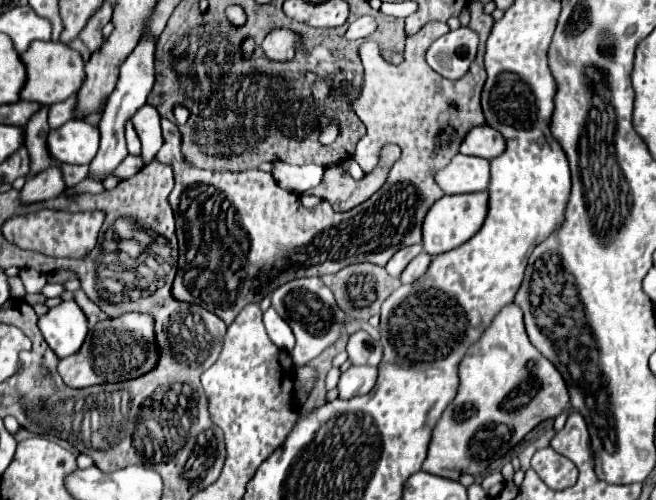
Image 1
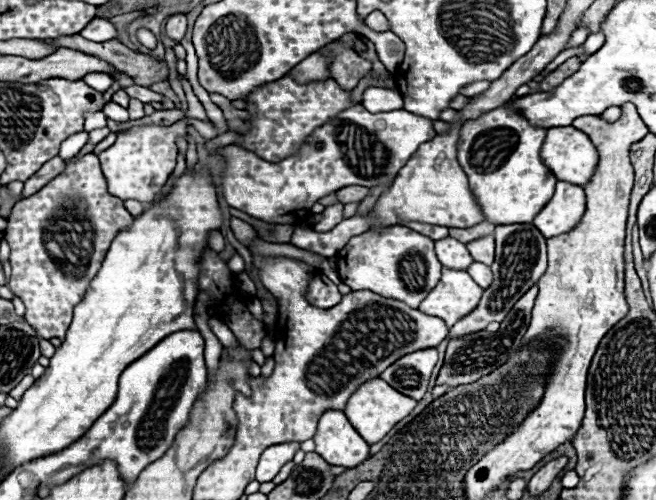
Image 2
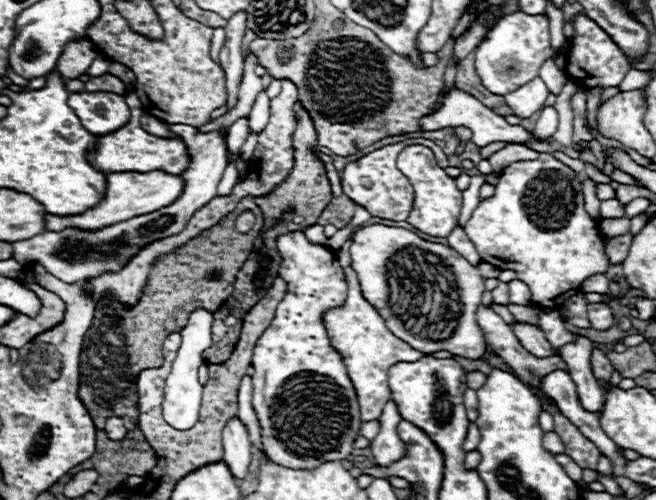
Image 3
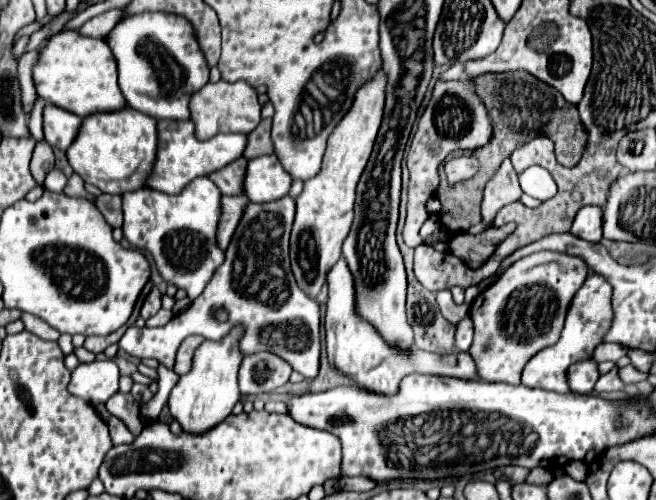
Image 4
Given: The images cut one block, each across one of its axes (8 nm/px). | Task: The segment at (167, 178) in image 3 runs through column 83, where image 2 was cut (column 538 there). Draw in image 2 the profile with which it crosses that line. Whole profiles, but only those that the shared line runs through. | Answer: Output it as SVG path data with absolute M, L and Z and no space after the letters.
M558 180L552 200L538 212L532 224L546 238L552 238L574 230L580 224L584 212L586 212L584 188Z

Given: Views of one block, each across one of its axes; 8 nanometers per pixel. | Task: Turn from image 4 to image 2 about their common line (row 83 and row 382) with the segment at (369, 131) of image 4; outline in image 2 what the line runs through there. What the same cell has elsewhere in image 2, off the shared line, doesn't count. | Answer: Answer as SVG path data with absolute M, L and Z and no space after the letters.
M374 378L370 382L364 382L350 398L348 406L346 406L346 416L350 418L352 426L358 430L358 434L362 434L362 438L366 438L368 444L376 444L380 442L400 420L404 420L412 410L416 408L416 400L414 398L406 398L404 394L398 394L398 390L394 390L390 384L382 382L380 378Z

